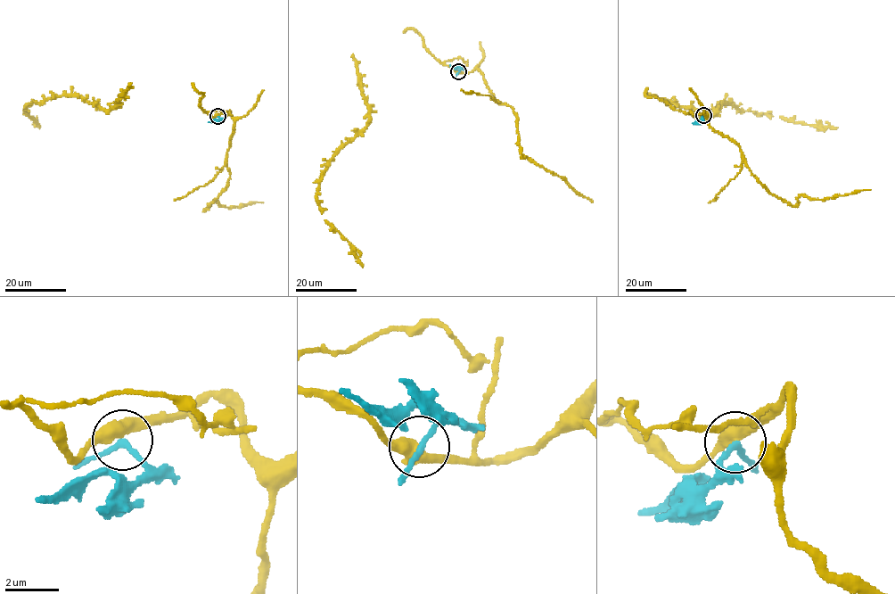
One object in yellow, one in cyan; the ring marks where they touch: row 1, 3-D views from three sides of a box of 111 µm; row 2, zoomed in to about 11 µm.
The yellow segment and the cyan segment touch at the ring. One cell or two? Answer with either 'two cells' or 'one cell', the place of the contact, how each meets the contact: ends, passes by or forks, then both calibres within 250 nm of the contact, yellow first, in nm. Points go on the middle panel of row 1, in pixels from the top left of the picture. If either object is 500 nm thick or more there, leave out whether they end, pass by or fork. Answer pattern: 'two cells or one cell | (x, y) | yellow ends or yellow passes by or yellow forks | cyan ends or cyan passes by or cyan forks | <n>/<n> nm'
two cells | (458, 71) | 500/200 nm

